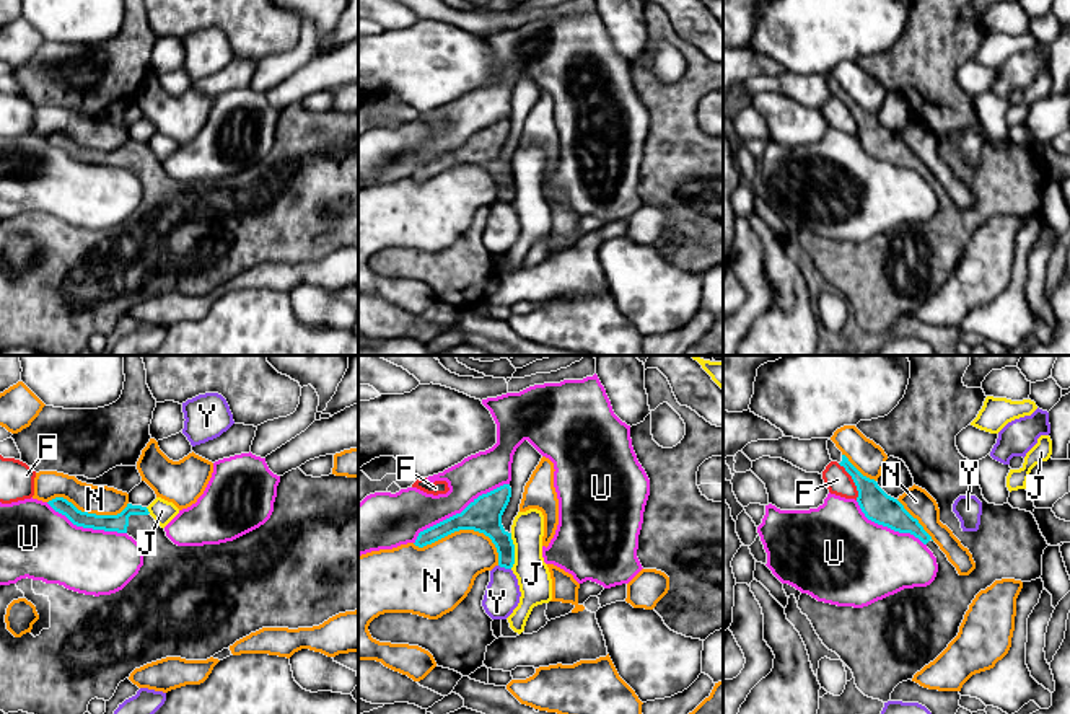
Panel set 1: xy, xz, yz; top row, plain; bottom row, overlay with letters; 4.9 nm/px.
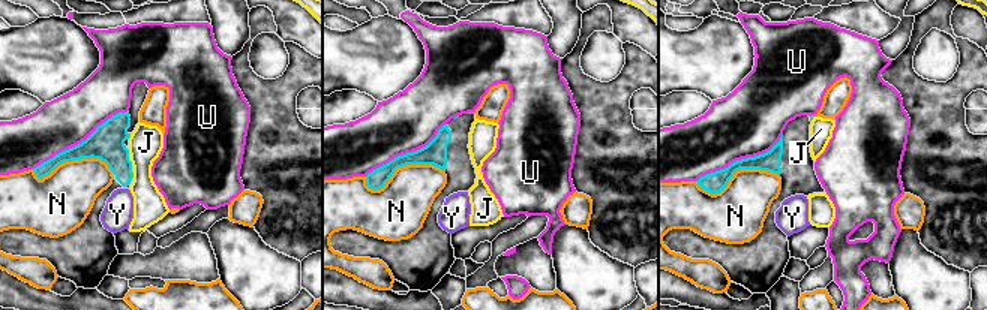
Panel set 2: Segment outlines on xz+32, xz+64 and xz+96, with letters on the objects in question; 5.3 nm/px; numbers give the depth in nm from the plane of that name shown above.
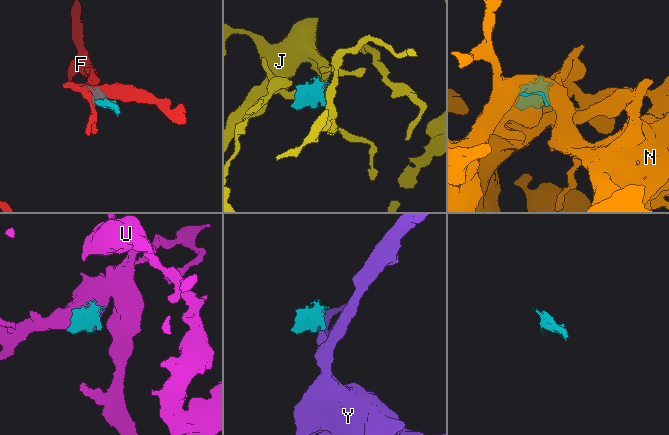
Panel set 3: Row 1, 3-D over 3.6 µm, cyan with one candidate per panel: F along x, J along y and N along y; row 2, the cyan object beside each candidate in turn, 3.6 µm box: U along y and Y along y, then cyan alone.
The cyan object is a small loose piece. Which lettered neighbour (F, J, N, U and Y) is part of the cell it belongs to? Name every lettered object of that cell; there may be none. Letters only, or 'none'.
none

